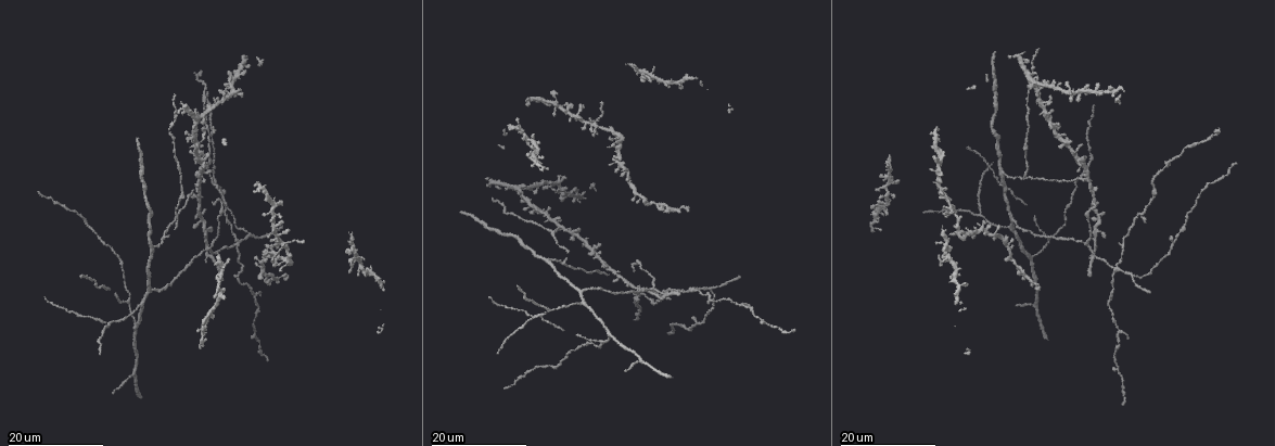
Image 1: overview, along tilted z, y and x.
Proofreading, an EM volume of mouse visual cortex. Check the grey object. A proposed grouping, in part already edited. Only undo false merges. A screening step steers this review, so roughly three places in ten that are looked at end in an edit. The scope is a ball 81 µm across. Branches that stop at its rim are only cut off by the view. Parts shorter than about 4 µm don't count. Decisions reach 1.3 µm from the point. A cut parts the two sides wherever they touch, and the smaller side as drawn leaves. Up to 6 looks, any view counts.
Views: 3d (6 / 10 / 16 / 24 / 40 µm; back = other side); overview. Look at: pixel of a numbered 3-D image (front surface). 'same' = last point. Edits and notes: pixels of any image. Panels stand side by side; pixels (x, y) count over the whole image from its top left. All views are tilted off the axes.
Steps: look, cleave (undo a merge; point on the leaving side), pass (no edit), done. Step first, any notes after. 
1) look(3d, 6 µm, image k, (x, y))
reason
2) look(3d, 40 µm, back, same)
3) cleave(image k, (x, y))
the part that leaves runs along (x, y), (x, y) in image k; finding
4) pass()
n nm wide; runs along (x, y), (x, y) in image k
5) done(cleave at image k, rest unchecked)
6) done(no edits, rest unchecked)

look(3d, 16 µm, image 1, (594, 124))
four or more arms meet

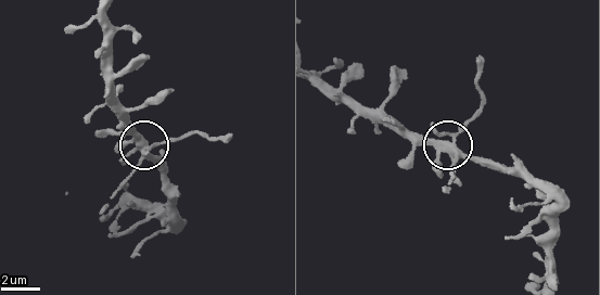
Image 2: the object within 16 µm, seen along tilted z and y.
look(3d, 10 µm, image 2, (454, 144))
zoom in

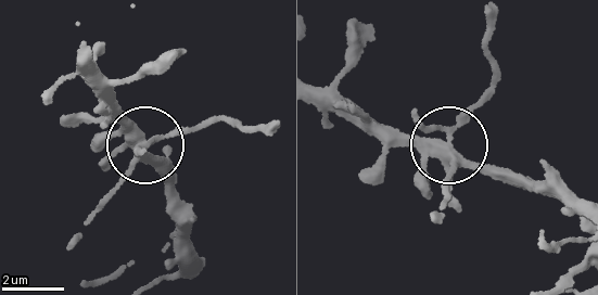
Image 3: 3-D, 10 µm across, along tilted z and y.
look(3d, 6 µm, image 3, (451, 145))

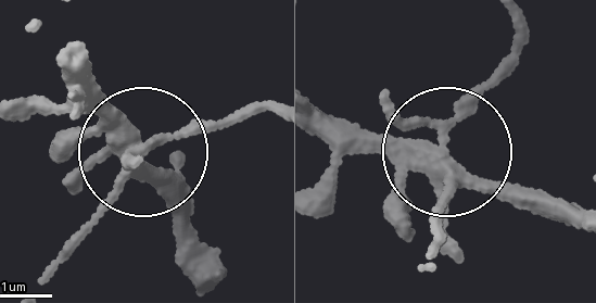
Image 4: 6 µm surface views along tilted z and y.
pass()
runs along (320, 133), (439, 148), (552, 214) in image 4; one neuron here

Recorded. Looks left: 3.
look(3d, 16 µm, image 1, (643, 363))

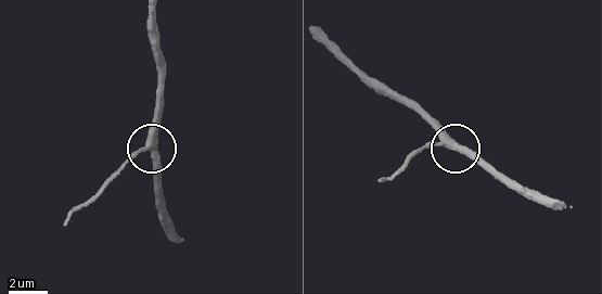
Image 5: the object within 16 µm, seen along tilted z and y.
look(3d, 10 µm, image 5, (151, 146))

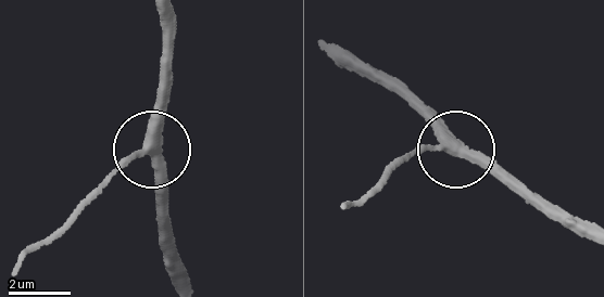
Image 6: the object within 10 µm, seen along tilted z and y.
pass()
side arm 7 µm; 3 arms; one neuron here

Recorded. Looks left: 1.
done(no edits, rest unchecked)

